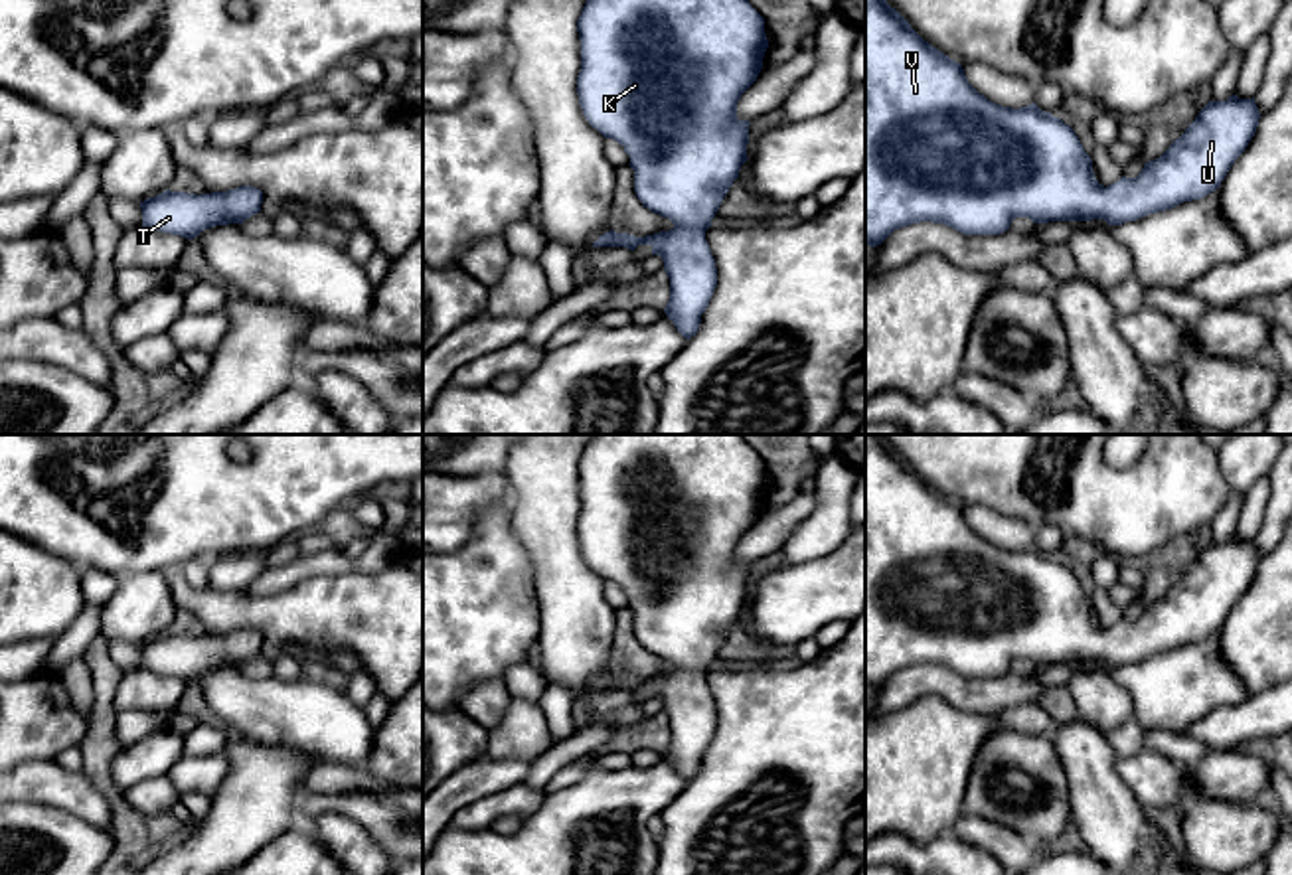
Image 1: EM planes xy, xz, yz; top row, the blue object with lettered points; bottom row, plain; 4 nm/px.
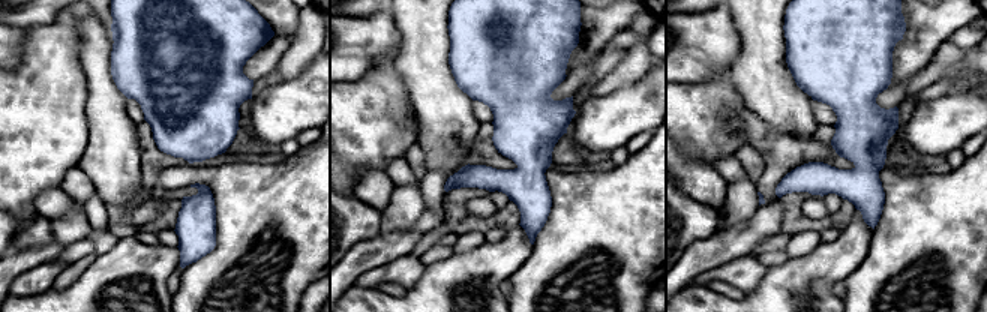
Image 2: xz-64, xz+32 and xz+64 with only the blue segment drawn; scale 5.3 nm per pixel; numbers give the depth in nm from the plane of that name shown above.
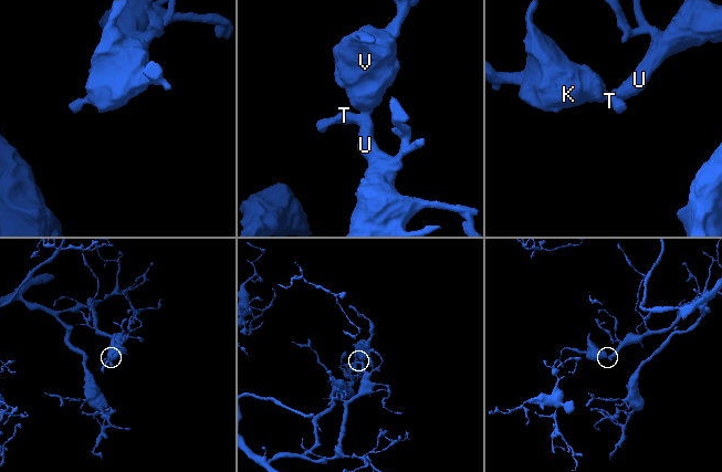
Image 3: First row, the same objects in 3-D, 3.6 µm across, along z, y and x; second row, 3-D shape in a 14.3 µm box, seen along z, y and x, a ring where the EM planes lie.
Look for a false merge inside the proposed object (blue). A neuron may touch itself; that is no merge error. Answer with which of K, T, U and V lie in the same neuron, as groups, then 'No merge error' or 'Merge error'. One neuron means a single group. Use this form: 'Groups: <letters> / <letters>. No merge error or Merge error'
Groups: K T U V. No merge error

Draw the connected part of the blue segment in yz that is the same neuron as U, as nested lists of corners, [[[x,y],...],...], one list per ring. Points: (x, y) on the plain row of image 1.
[[[865,435],[865,687],[881,687],[895,672],[932,664],[964,677],[1000,677],[1015,660],[1033,666],[1104,662],[1108,668],[1136,664],[1215,634],[1258,569],[1252,541],[1231,537],[1209,543],[1185,575],[1136,620],[1102,628],[1075,573],[1035,545],[1011,551],[988,543],[966,521],[960,506],[925,484],[879,435]]]

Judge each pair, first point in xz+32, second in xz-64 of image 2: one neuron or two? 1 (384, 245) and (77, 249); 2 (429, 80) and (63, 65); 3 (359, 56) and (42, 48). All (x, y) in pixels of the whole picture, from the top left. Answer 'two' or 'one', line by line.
1: two
2: two
3: two

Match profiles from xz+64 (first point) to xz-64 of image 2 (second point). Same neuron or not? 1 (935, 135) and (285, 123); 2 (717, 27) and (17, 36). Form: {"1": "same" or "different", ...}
{"1": "same", "2": "same"}

